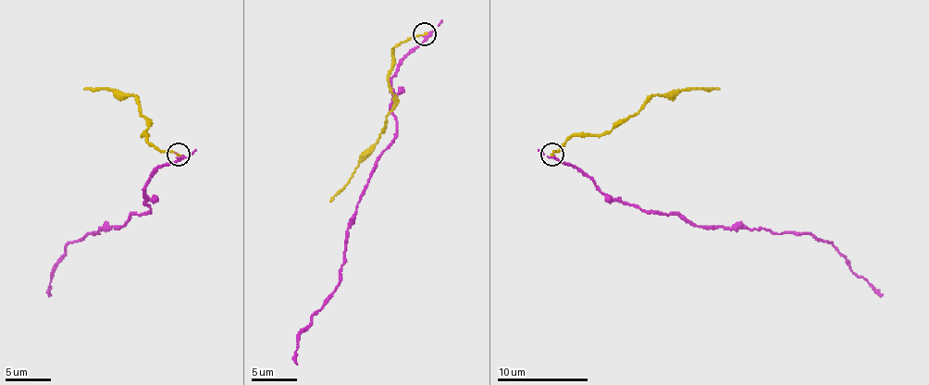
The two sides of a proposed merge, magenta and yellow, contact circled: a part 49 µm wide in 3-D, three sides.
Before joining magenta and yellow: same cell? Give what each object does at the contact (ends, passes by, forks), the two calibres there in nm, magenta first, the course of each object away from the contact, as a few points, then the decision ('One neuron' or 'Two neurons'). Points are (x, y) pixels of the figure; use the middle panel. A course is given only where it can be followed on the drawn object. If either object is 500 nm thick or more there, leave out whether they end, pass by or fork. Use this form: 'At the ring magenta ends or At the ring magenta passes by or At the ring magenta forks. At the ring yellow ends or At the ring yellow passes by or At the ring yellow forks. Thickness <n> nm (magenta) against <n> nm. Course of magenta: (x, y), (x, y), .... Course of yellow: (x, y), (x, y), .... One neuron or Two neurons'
At the ring magenta ends. At the ring yellow ends. Thickness 360 nm (magenta) against 170 nm. Course of magenta: (425, 35), (390, 79), (395, 138), (379, 156), (354, 222), (348, 229), (340, 281), (297, 341), (297, 364). Course of yellow: (425, 33), (407, 38), (393, 49), (389, 85), (393, 108), (377, 142), (359, 163), (350, 181), (329, 202). Two neurons

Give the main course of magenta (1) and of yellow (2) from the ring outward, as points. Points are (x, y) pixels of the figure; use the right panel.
1: (553, 154), (581, 169), (613, 199), (642, 210), (675, 215), (697, 226), (811, 233), (829, 242), (882, 294)
2: (551, 154), (574, 135), (603, 135), (661, 94), (676, 94), (681, 90), (720, 90)

